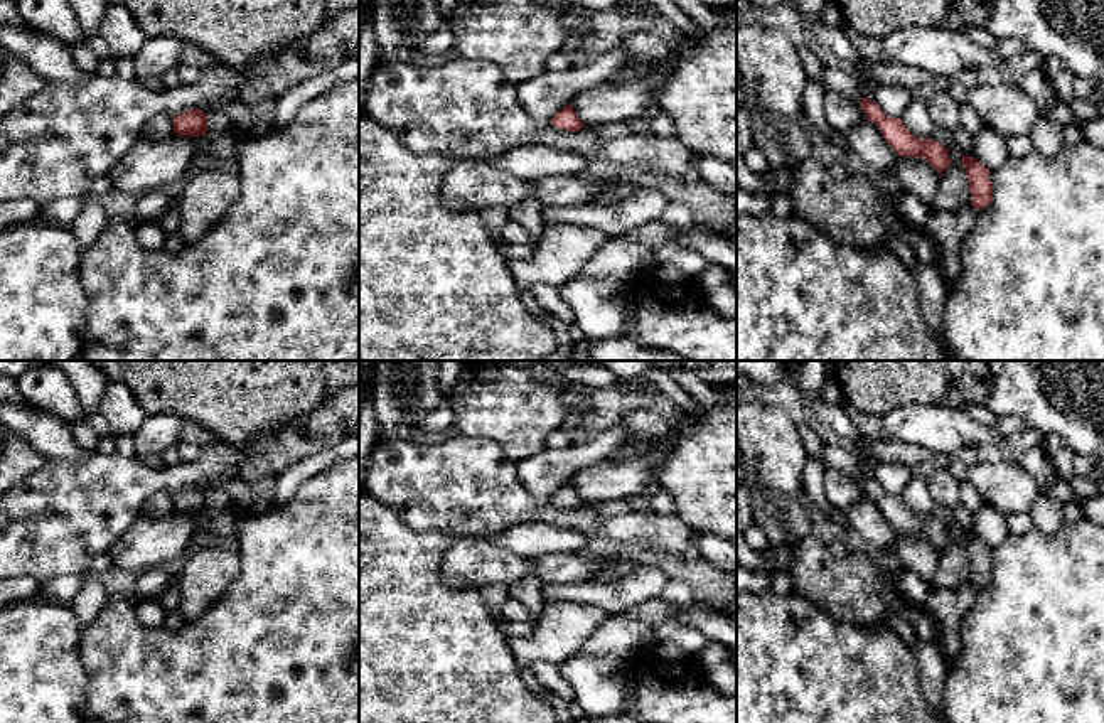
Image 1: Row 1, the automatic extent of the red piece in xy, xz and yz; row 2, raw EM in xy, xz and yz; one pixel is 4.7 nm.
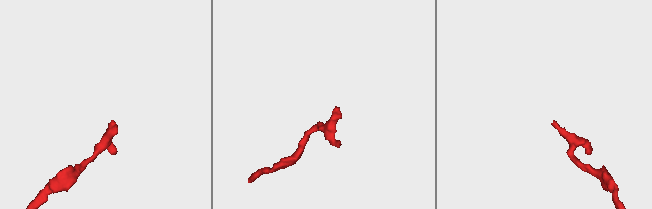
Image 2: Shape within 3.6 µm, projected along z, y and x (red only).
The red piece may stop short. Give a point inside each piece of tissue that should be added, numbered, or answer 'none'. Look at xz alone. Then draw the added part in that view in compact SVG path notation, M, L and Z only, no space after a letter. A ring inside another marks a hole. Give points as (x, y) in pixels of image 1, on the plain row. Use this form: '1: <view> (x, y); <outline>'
none

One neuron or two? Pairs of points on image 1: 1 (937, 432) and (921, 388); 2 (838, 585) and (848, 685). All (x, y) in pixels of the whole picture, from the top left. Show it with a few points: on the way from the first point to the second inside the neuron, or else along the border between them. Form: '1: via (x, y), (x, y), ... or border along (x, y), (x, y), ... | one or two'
1: border along (956, 407), (899, 405), (887, 413) | two
2: border along (808, 597), (833, 615), (868, 624) | two

